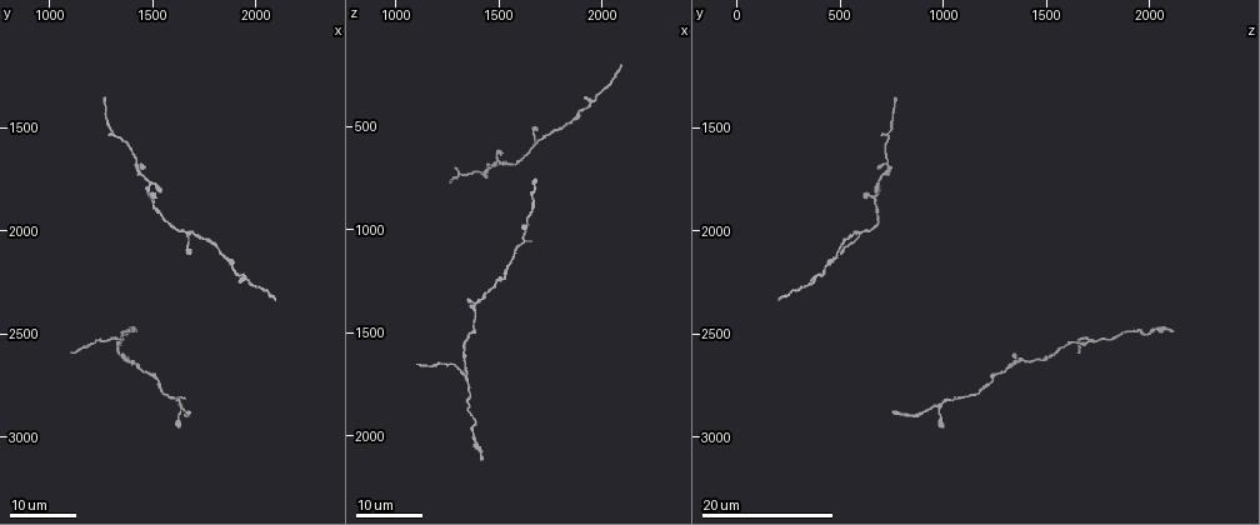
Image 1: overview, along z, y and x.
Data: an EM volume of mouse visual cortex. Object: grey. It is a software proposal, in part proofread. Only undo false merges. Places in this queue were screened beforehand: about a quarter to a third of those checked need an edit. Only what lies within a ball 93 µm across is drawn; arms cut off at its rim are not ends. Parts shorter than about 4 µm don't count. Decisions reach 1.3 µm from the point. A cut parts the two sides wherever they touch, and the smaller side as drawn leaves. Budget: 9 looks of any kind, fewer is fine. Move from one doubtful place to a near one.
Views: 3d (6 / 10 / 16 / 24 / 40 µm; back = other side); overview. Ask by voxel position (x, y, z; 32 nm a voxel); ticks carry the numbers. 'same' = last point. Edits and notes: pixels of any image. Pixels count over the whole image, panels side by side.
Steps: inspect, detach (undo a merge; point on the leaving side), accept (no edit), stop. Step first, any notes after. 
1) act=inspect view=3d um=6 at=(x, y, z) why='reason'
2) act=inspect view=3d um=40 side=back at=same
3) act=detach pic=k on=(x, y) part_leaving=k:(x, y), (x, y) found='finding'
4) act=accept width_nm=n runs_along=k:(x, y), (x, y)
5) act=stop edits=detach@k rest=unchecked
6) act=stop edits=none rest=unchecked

act=inspect view=3d um=16 at=(1330, 2530, 1720) why='three-way junction'

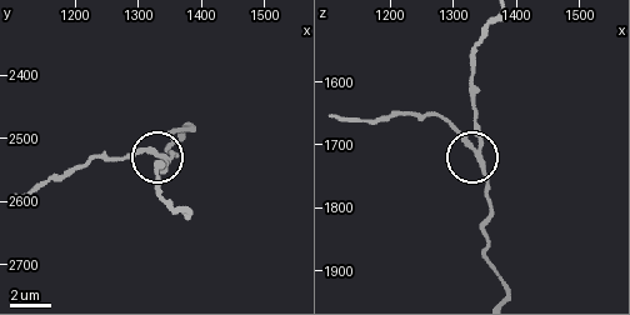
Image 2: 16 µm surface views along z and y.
act=inspect view=3d um=10 at=(1335, 2525, 1710)

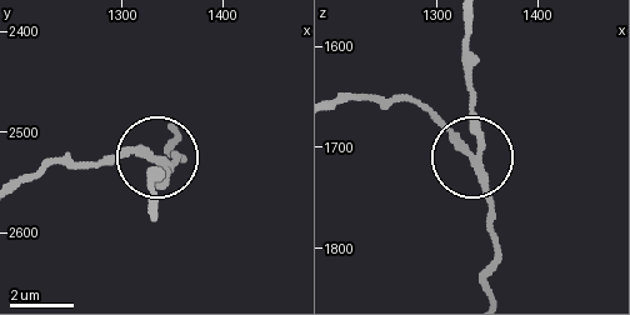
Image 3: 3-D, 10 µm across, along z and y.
act=accept width_nm=230 found='all the same neuron'

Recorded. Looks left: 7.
act=inspect view=3d um=24 at=(1370, 2640, 1410) why='small branch off a trunk'

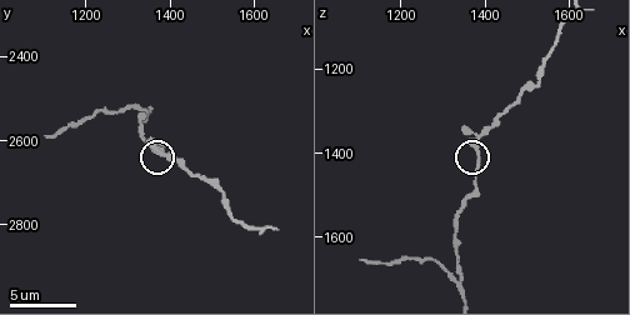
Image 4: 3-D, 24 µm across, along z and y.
act=inspect view=3d um=10 at=same why='closer look'

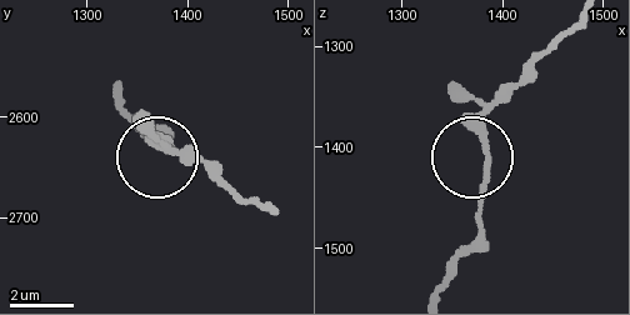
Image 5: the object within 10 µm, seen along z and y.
act=accept runs_along=5:(571, 26), (485, 123), (483, 249) found='all the same neuron'

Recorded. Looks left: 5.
act=inspect view=3d um=24 at=(1670, 2020, 590) why='a fork'

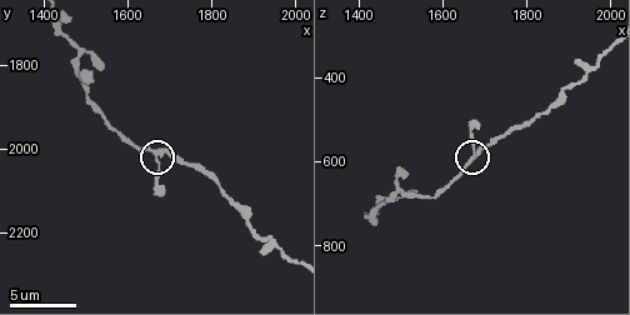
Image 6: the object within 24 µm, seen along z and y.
act=inspect view=3d um=6 at=(1670, 2015, 595)

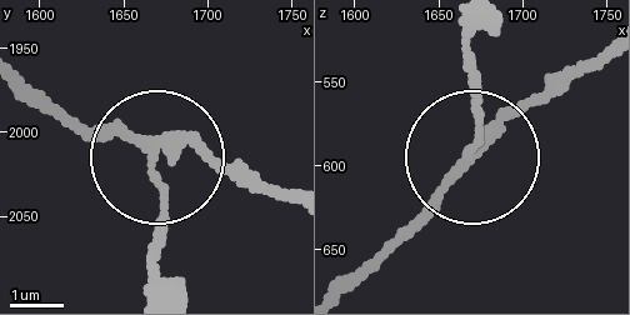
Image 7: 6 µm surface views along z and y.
act=accept side_arm_um=5 found='all the same neuron'

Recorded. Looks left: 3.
act=inspect view=3d um=10 at=(1950, 2220, 385) why='branch point'

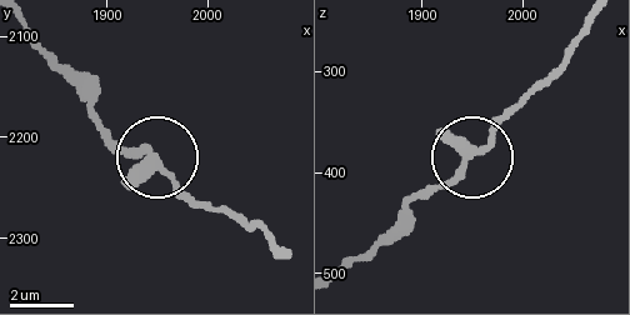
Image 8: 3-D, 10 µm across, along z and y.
act=accept found='all the same neuron'

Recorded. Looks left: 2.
act=stop edits=none rest=unchecked

